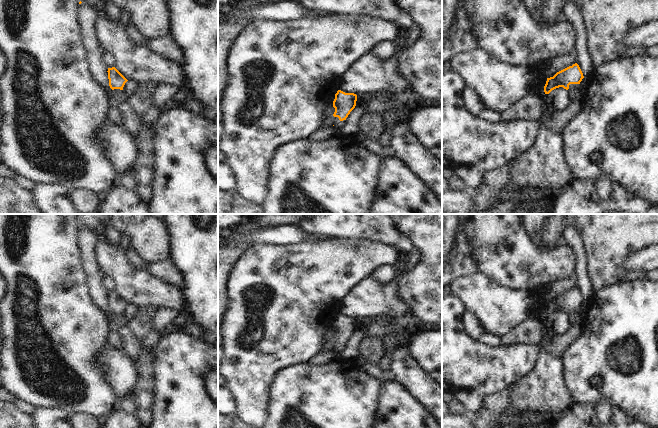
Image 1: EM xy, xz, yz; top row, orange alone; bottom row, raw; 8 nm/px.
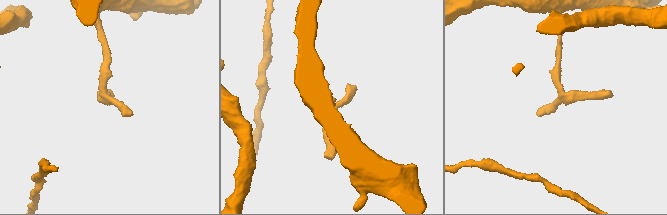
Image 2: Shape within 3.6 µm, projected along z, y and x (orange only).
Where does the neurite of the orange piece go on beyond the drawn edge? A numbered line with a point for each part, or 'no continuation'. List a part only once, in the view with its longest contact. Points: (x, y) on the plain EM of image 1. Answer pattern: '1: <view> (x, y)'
1: yz (576, 311)

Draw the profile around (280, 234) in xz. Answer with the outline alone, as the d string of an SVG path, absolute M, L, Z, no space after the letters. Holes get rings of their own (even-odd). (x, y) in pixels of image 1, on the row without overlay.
M276 225L267 227L256 227L244 232L243 244L251 247L256 244L287 245L303 241L314 242L319 239L309 238L300 226Z

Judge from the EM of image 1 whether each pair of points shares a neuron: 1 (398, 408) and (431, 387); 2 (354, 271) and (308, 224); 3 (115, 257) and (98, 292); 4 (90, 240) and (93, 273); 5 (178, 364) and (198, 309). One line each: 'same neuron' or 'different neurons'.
1: different neurons
2: different neurons
3: different neurons
4: same neuron
5: different neurons

